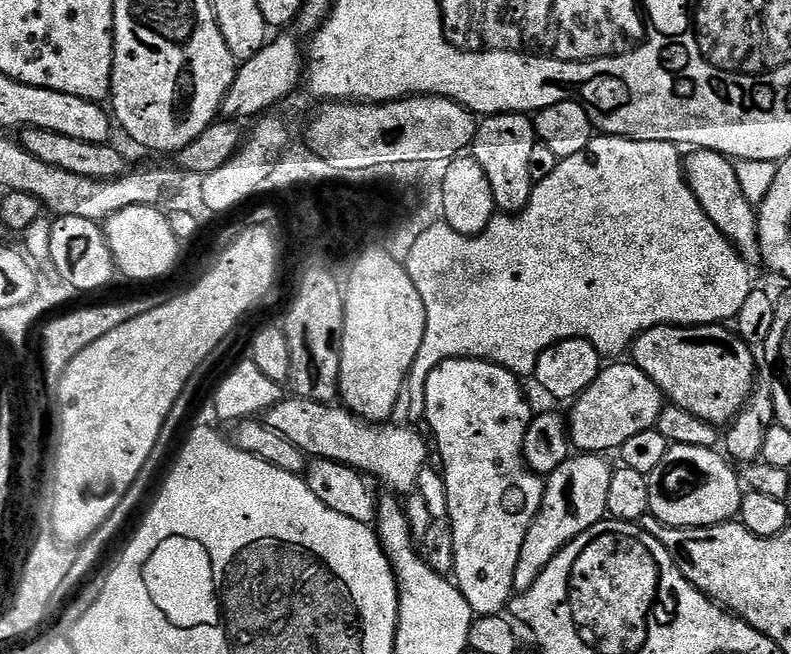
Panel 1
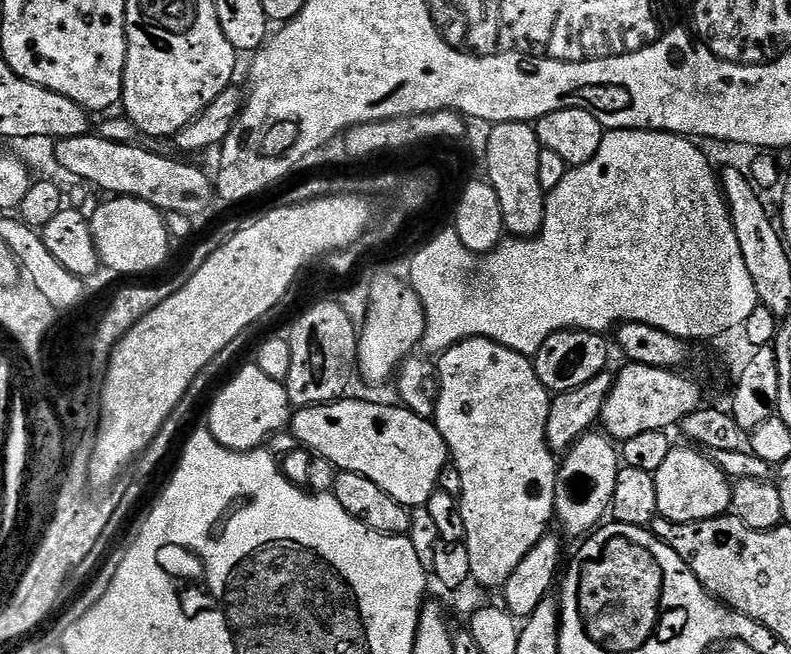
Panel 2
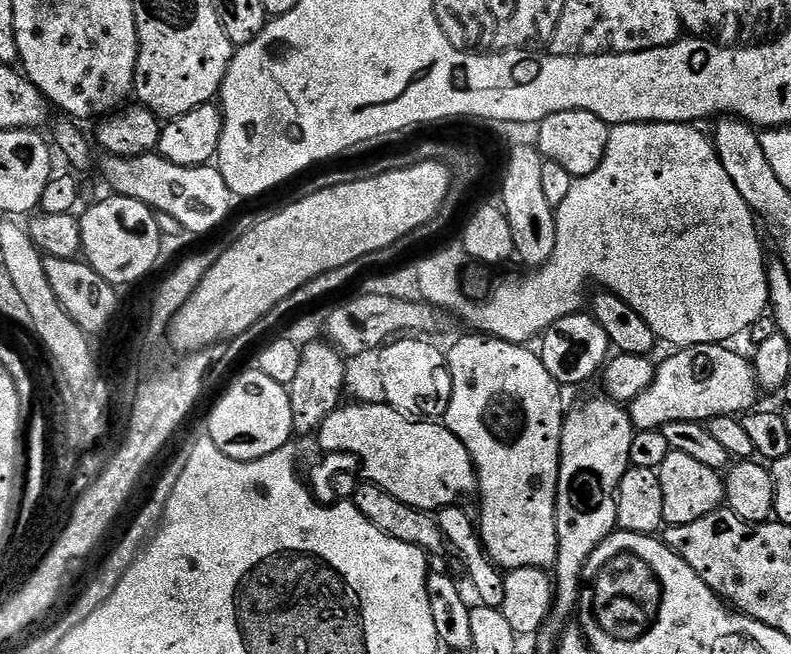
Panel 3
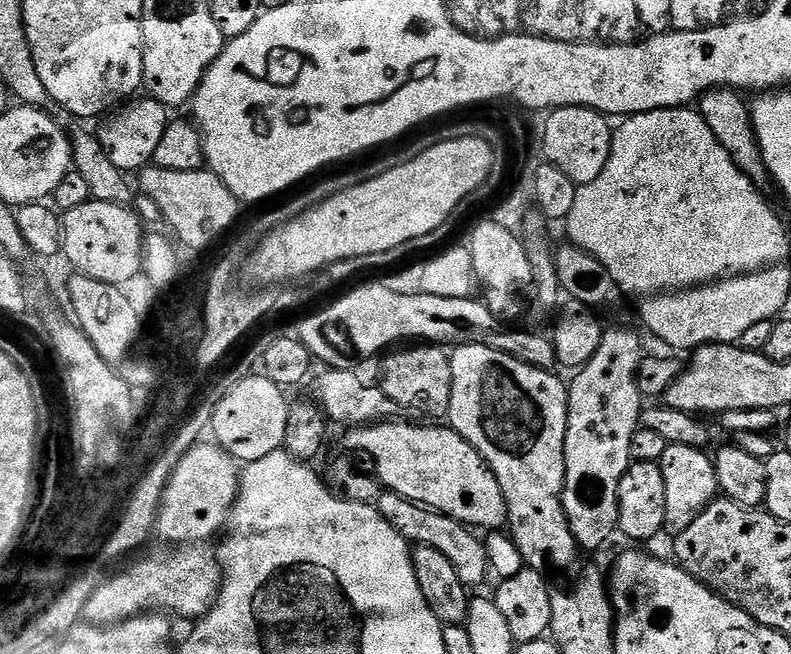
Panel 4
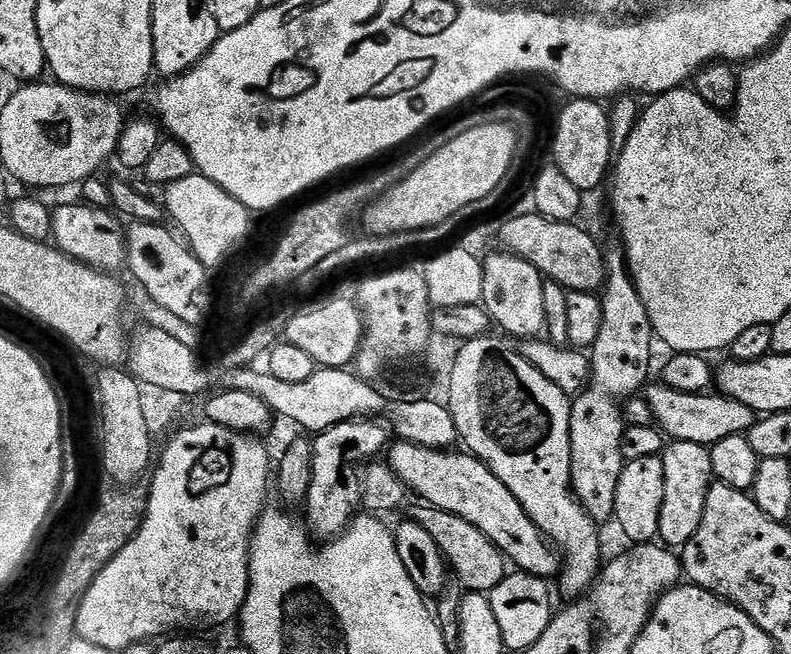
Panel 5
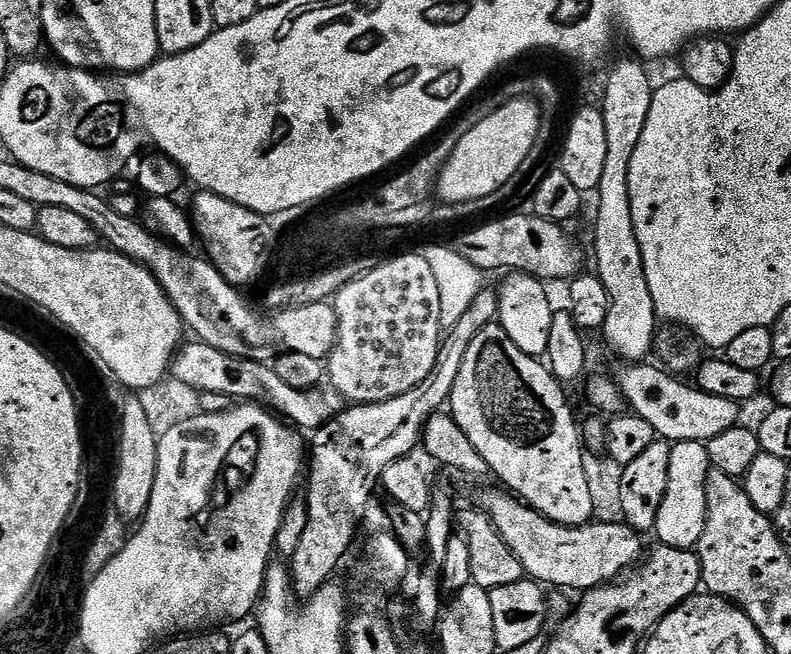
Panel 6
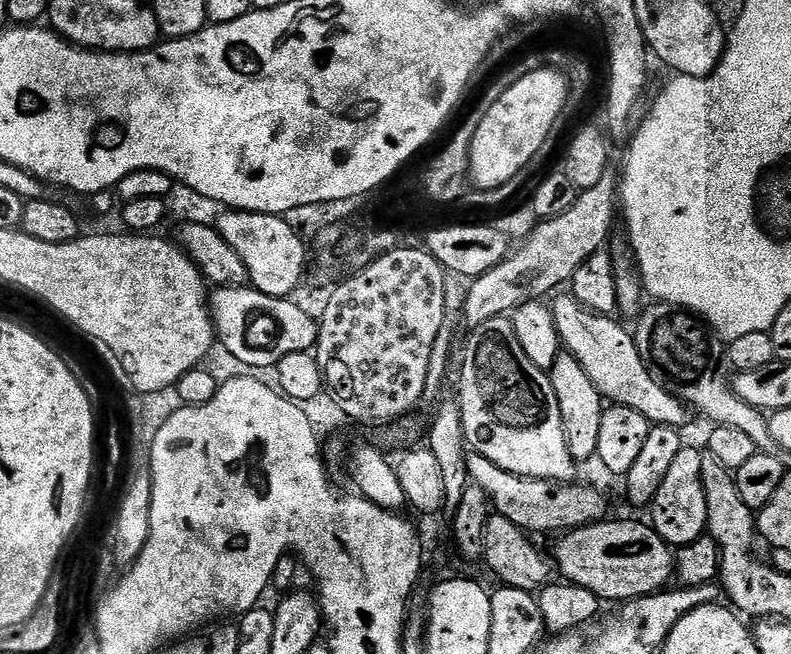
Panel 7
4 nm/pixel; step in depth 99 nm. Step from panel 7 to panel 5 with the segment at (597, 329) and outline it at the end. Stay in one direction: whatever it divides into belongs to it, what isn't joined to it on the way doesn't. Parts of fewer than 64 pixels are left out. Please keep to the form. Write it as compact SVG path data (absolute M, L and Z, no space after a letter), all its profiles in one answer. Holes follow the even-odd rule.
M652 382L647 385L646 399L652 411L652 419L665 437L698 442L705 446L722 442L722 438L747 434L758 419L758 413L750 410L750 406L742 406L742 402L732 400L729 396L686 394L678 390L670 390L662 382L656 384Z

